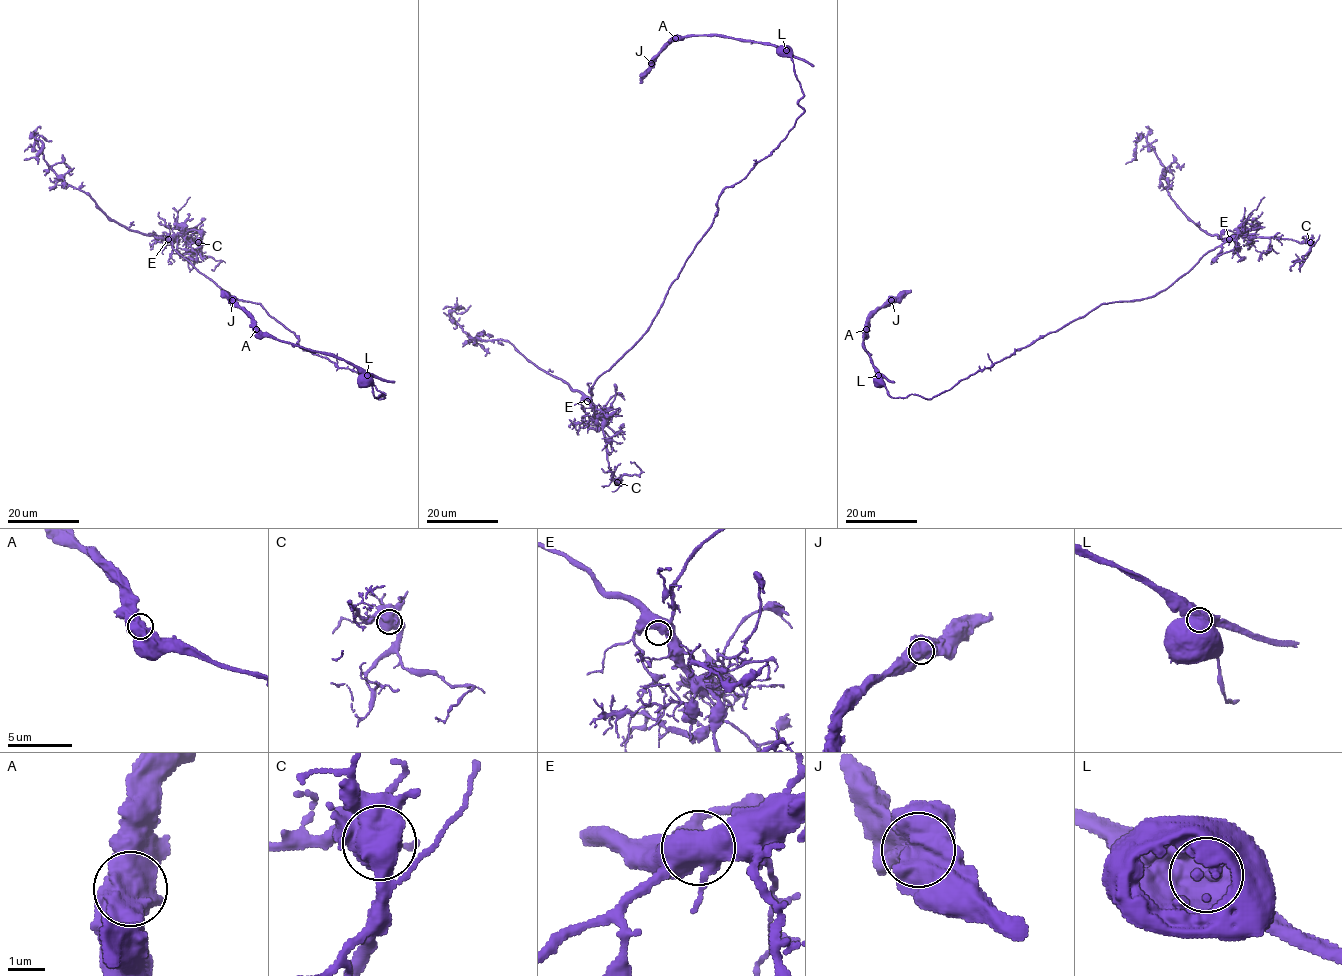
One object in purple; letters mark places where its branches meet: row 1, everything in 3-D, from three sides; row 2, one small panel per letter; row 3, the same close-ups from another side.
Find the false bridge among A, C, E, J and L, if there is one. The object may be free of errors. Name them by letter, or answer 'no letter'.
L

